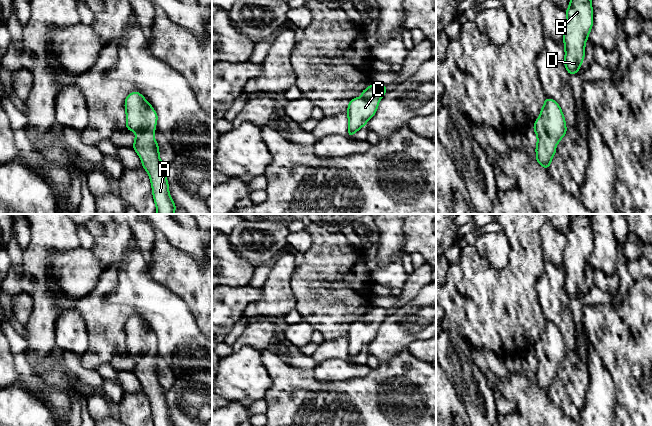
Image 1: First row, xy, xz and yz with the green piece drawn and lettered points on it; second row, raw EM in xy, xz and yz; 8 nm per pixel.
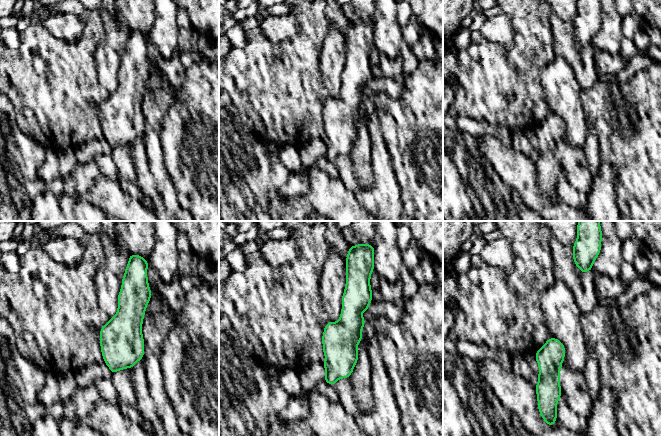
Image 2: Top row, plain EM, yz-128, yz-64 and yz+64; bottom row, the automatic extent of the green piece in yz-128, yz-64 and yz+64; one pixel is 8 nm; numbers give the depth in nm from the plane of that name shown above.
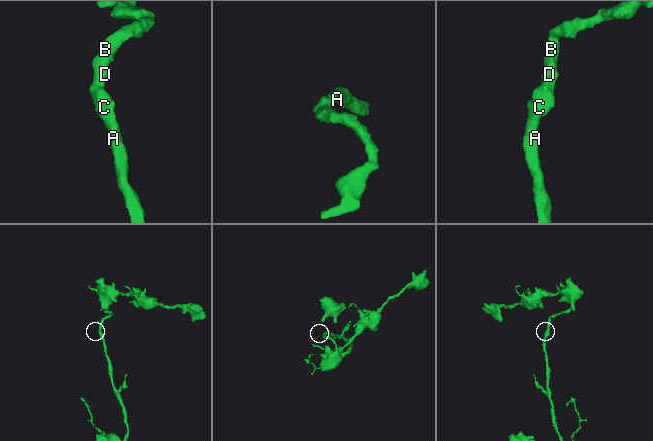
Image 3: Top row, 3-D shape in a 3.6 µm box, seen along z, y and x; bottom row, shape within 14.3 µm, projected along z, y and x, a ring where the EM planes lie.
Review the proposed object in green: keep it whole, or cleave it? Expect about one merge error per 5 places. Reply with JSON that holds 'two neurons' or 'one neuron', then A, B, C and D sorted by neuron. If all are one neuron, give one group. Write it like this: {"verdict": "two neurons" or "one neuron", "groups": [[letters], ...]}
{"verdict": "one neuron", "groups": [["A", "B", "C", "D"]]}

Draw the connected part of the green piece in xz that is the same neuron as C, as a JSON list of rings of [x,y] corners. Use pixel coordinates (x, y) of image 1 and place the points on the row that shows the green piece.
[[[382,83],[371,84],[362,91],[360,98],[353,98],[349,101],[348,135],[352,137],[355,132],[367,124],[377,111],[380,99],[387,92],[386,86]]]

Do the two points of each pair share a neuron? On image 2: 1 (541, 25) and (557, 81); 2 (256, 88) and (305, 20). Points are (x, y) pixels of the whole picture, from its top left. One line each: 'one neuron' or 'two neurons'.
1: two neurons
2: one neuron

